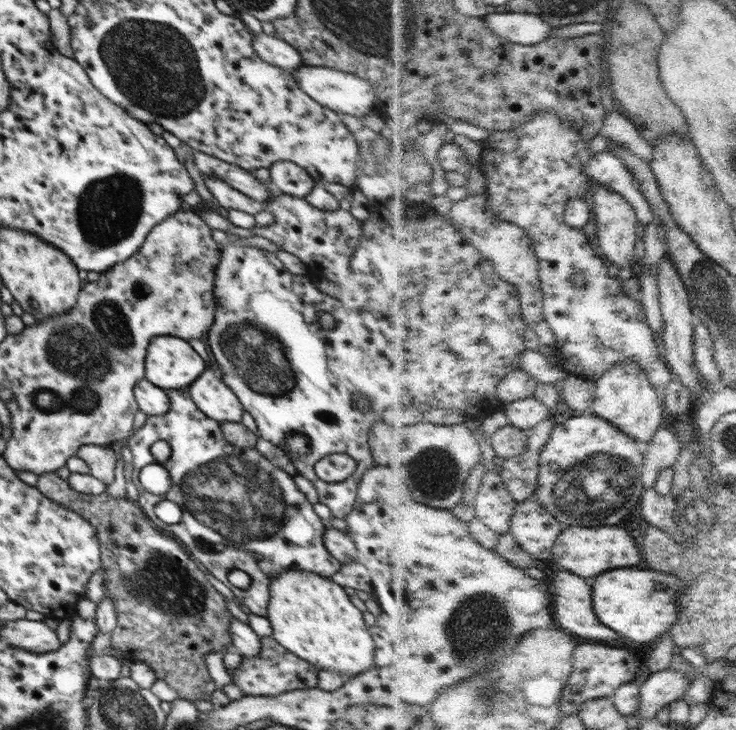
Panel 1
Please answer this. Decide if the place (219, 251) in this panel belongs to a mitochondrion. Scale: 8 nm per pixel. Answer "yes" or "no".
no

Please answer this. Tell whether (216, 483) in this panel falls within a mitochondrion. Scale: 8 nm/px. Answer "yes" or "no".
yes

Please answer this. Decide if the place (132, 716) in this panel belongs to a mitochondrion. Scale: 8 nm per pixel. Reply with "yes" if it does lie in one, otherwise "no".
yes

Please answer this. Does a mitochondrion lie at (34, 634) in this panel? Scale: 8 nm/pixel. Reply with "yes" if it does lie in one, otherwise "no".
no

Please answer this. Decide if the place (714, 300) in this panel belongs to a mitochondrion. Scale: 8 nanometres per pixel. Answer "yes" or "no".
yes

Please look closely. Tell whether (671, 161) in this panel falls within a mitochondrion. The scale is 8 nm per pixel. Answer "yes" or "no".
no

